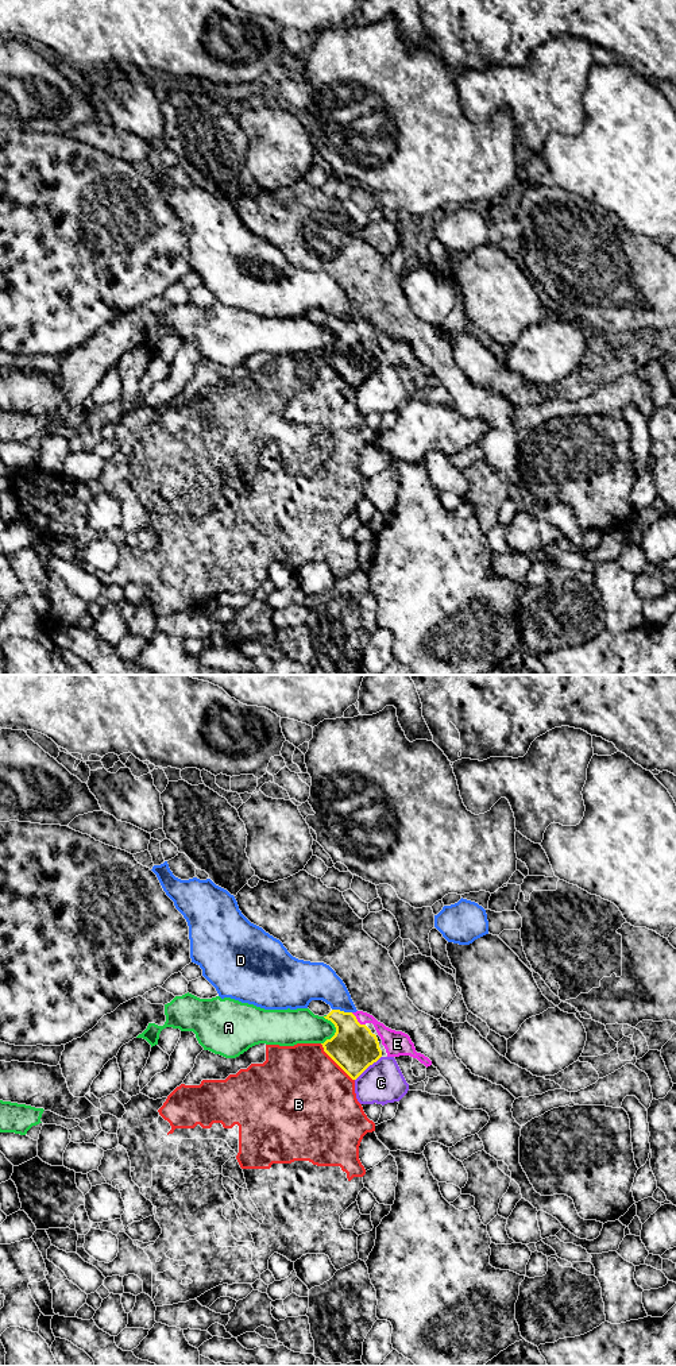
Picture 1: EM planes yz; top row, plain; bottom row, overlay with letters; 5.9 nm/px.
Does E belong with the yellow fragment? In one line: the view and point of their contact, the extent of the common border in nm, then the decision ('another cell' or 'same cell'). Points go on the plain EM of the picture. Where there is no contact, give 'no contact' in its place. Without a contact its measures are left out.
yz (356, 330) | 120 nm | same cell

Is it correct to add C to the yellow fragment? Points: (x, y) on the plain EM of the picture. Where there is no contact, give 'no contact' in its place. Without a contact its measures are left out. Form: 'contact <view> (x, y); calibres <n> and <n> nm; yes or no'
contact yz (367, 375); calibres 280 and 240 nm; no

